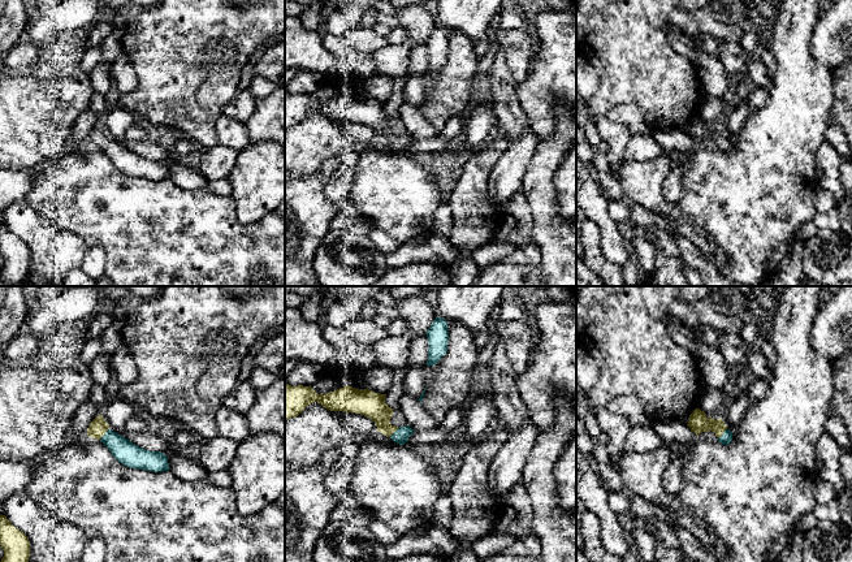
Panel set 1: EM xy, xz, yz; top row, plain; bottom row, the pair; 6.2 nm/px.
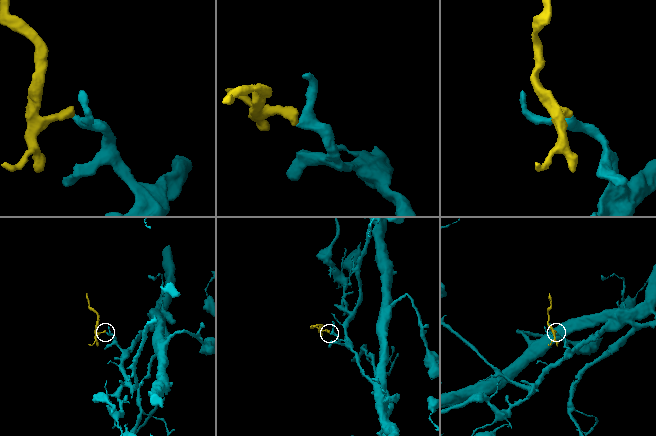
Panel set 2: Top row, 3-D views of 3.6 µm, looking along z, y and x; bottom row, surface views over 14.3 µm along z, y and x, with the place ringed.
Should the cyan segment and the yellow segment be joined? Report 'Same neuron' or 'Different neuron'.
Same neuron

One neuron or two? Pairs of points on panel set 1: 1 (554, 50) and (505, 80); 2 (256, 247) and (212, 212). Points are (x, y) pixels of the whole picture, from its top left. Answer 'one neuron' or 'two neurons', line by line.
1: two neurons
2: one neuron

